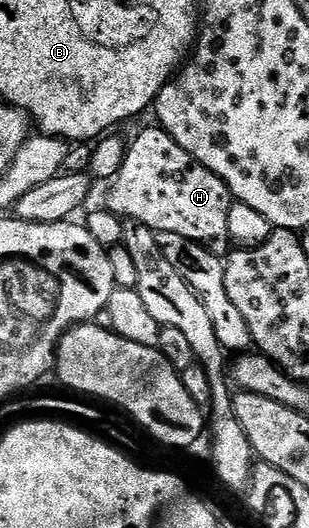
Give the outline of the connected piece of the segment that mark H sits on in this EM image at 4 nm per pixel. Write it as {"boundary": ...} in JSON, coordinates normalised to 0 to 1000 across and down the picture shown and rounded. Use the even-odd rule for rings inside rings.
{"boundary":[[[492,237],[472,248],[456,248],[434,259],[430,271],[414,273],[398,320],[385,320],[375,339],[362,341],[353,362],[350,398],[369,400],[408,419],[460,422],[495,438],[528,441],[579,441],[579,449],[605,449],[644,464],[667,468],[683,479],[728,487],[748,473],[741,443],[735,441],[735,403],[761,383],[754,367],[683,320],[644,313],[583,278],[518,239]]]}

